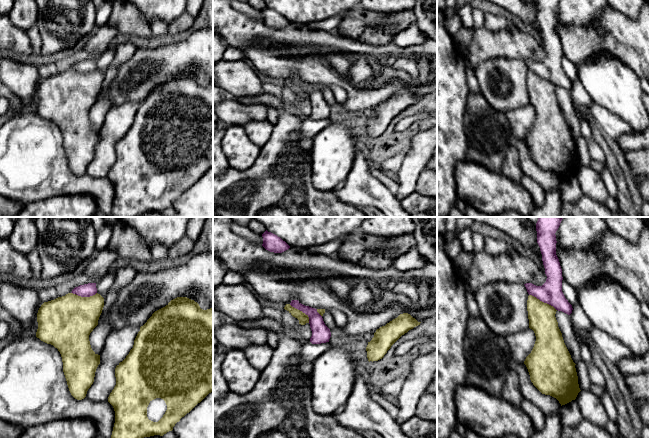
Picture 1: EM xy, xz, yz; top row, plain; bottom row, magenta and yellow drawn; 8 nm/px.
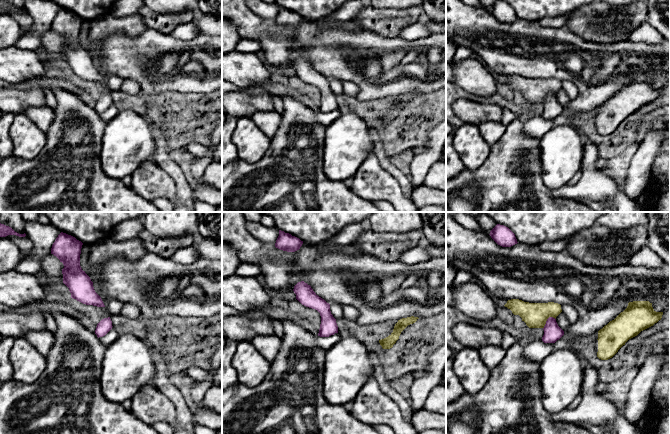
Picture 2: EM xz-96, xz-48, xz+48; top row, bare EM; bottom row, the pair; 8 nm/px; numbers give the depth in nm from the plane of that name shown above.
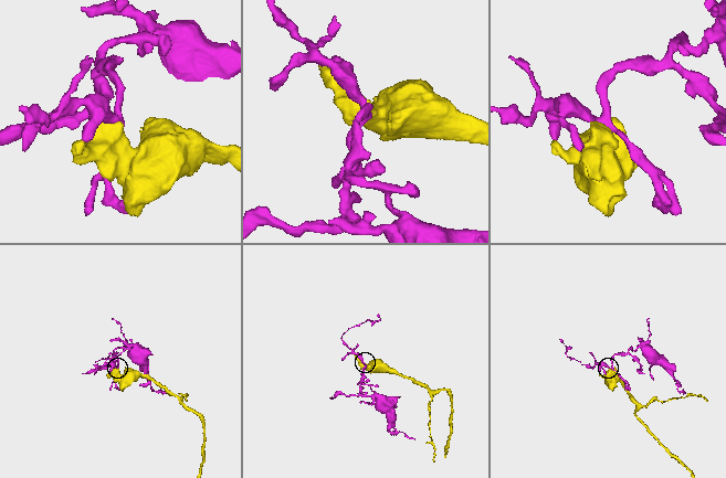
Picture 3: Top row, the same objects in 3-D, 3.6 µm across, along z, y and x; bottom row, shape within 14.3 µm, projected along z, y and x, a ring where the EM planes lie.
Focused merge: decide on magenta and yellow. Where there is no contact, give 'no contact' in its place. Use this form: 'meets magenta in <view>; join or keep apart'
meets magenta in yz; keep apart

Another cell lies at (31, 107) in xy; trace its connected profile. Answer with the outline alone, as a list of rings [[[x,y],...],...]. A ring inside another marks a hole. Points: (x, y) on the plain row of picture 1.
[[[36,98],[33,102],[31,102],[29,104],[23,104],[21,112],[22,113],[36,112],[37,105],[38,105],[38,98]]]

